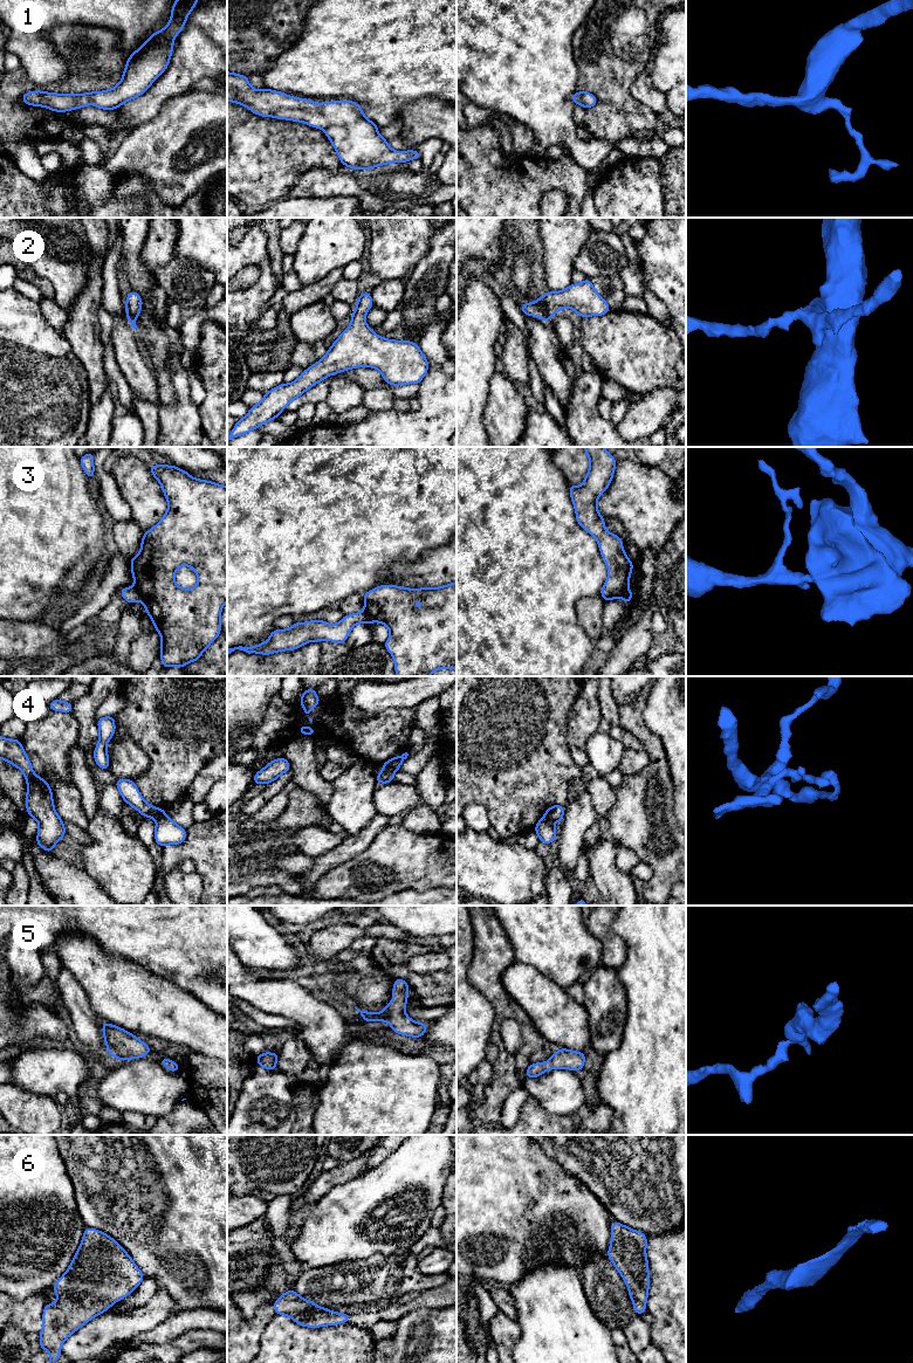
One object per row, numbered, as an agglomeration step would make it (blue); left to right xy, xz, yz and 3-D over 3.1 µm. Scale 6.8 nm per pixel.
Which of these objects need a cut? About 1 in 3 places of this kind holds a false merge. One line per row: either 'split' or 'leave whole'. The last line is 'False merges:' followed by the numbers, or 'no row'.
1: leave whole
2: leave whole
3: split
4: split
5: leave whole
6: leave whole
False merges: 3, 4

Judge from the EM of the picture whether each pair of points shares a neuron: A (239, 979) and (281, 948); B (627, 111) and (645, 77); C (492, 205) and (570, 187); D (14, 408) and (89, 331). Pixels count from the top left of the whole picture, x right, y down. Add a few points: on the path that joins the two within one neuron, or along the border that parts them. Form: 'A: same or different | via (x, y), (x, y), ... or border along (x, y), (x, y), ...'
A: different | border along (239, 958), (247, 966)
B: different | border along (640, 71), (631, 84), (631, 94), (656, 115)
C: same | via (512, 188), (523, 188), (529, 183), (550, 183)
D: different | border along (61, 332), (87, 372)

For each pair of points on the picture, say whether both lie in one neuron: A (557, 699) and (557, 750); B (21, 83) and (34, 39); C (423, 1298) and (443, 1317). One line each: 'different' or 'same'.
A: same
B: different
C: different

